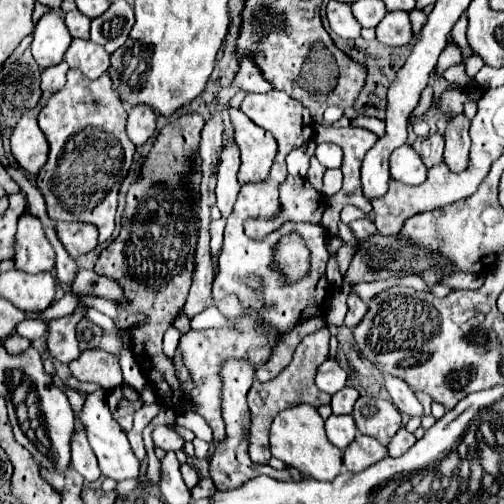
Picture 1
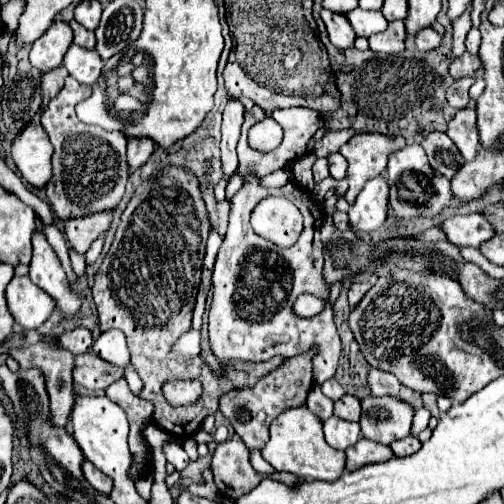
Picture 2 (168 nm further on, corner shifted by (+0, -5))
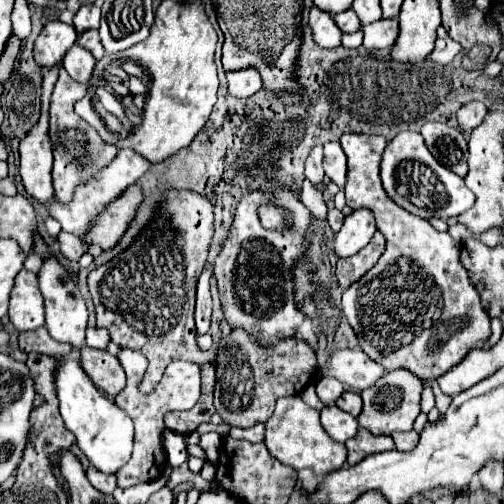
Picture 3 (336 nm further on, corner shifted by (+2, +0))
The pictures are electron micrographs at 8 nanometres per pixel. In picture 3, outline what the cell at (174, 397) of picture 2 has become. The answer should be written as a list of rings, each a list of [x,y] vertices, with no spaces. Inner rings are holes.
[[[122,349],[118,353],[118,359],[120,359],[120,363],[126,371],[126,387],[122,389],[122,393],[118,393],[114,397],[114,401],[120,409],[124,409],[130,415],[130,419],[134,421],[134,427],[136,427],[132,459],[122,469],[118,469],[118,487],[132,487],[132,485],[138,485],[138,483],[152,481],[152,479],[156,479],[158,475],[164,473],[164,469],[166,469],[166,455],[164,455],[164,449],[162,449],[162,431],[166,429],[164,427],[164,415],[168,411],[174,411],[174,409],[194,407],[200,399],[202,383],[200,383],[198,365],[188,363],[188,361],[174,361],[166,367],[164,377],[156,385],[154,393],[142,395],[136,387],[138,387],[138,381],[142,379],[142,375],[148,367],[146,357],[142,357],[142,353],[138,353],[138,351]]]

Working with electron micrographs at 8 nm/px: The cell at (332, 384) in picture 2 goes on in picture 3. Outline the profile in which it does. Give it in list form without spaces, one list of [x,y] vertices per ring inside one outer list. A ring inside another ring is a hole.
[[[320,377],[316,383],[316,393],[326,405],[334,403],[342,395],[342,391],[344,391],[344,385],[338,383],[336,377]]]

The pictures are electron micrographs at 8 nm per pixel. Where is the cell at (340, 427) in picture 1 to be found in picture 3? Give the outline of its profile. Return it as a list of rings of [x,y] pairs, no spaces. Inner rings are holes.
[[[336,405],[324,407],[320,411],[320,415],[322,415],[322,427],[324,427],[324,431],[334,441],[348,441],[358,431],[358,421],[350,413],[338,409]]]

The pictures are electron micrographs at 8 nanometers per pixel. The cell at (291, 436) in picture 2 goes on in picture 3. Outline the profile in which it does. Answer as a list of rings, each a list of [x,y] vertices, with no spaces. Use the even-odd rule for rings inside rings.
[[[282,397],[276,403],[276,411],[266,421],[266,439],[264,439],[270,455],[282,465],[288,465],[296,471],[312,469],[318,477],[324,477],[336,469],[340,469],[346,461],[344,443],[336,443],[328,437],[328,433],[320,425],[320,413],[308,407],[300,397]]]

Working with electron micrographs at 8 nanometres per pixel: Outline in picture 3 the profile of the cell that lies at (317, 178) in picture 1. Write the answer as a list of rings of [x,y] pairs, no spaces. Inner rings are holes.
[[[316,145],[310,151],[310,155],[306,159],[306,171],[304,171],[304,175],[312,183],[318,183],[324,177],[324,171],[322,171],[322,145]]]

